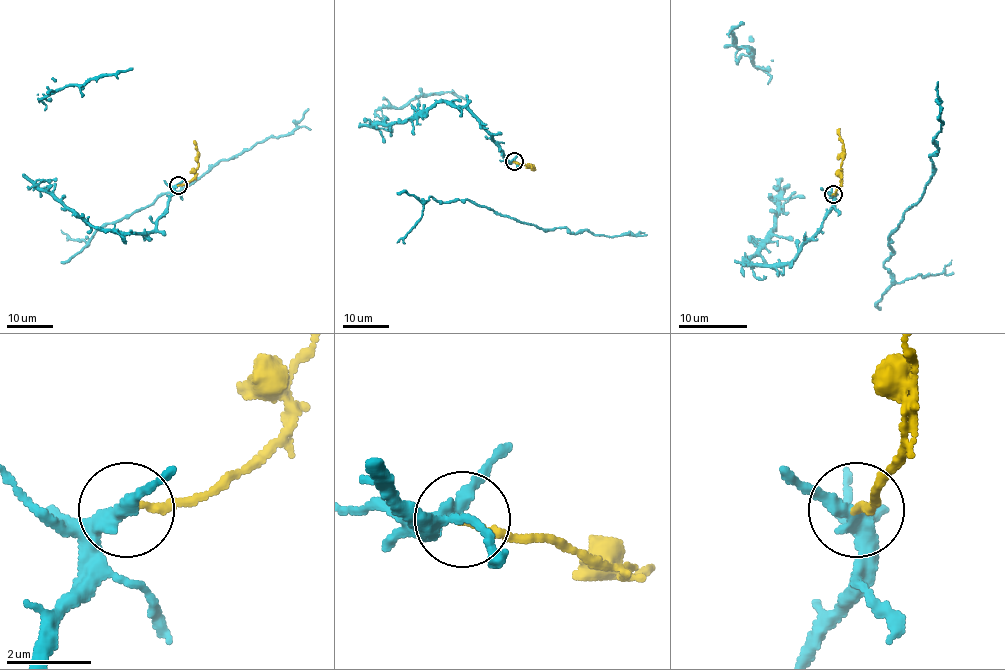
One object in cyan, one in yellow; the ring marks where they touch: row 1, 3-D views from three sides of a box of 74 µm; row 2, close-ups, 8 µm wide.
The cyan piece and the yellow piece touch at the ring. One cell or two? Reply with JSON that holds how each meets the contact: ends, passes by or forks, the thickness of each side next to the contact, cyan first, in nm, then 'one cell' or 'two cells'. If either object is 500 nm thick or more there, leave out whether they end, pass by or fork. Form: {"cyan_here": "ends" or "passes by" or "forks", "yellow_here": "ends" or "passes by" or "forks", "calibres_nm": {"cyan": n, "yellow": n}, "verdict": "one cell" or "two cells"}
{"cyan_here": "passes by", "yellow_here": "ends", "calibres_nm": {"cyan": 320, "yellow": 190}, "verdict": "two cells"}

